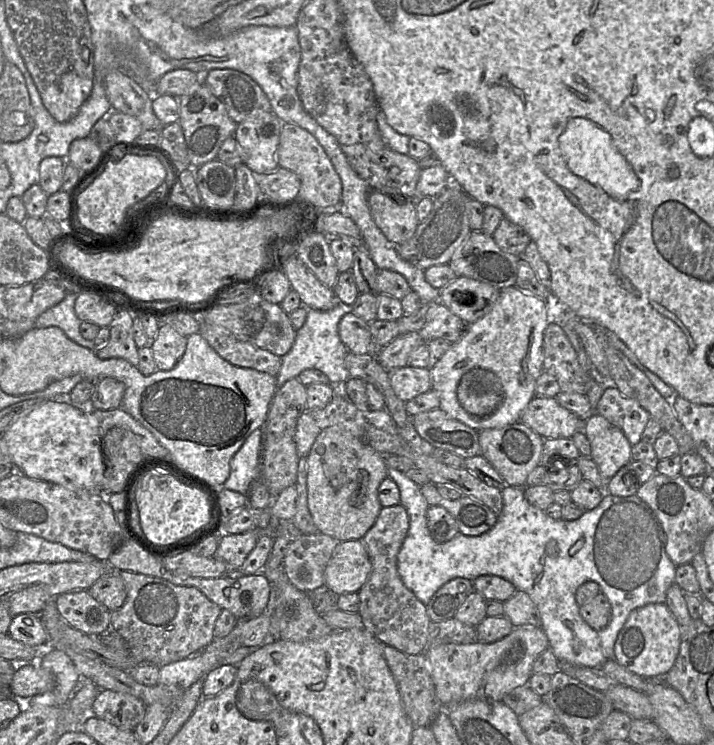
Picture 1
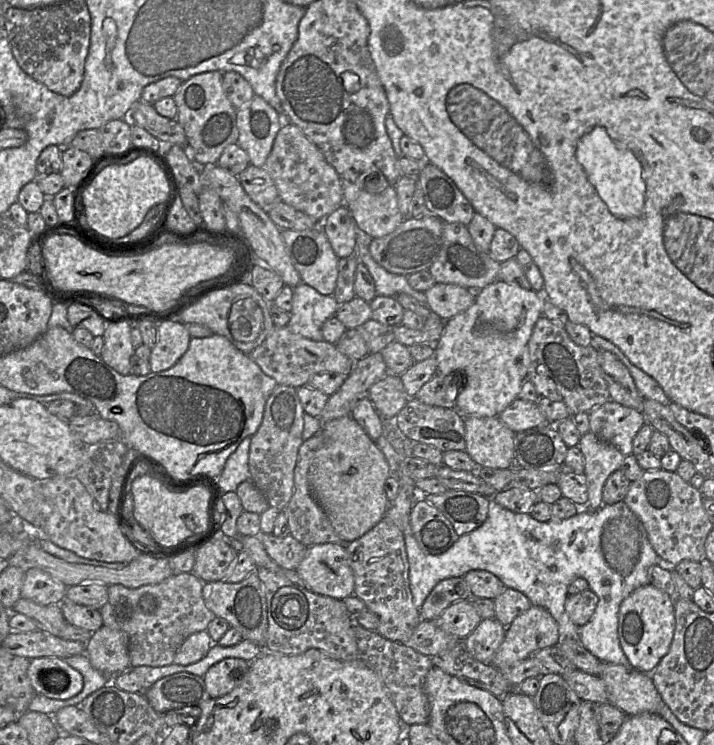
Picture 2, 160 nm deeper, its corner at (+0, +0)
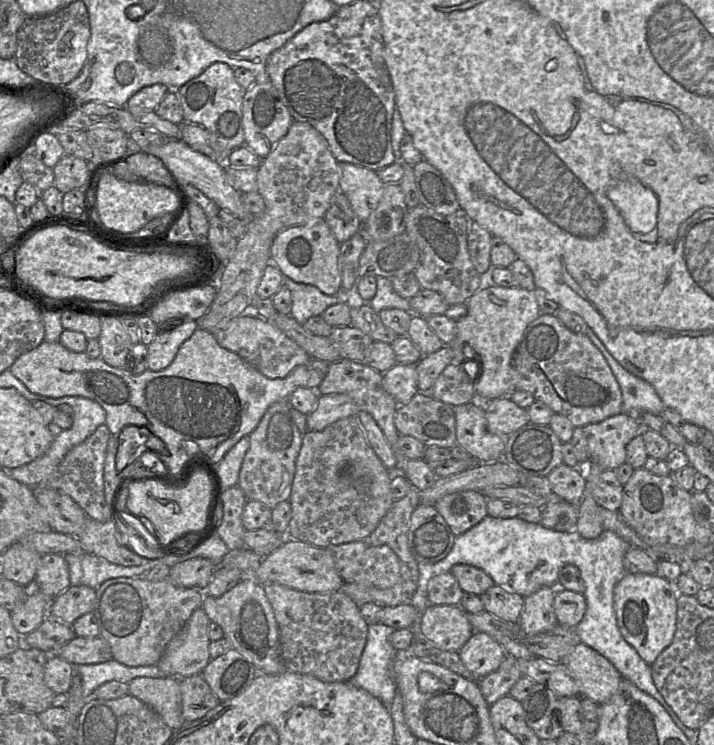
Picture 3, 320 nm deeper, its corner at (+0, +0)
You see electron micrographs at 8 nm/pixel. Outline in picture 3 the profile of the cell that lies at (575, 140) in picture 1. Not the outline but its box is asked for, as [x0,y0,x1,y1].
[608,183,657,234]

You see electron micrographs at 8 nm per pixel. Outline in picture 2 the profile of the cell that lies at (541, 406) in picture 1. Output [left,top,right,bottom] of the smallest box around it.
[498,398,550,433]

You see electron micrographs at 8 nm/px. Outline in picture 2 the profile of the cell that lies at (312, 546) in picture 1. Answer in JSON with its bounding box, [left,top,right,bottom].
[259,533,308,570]

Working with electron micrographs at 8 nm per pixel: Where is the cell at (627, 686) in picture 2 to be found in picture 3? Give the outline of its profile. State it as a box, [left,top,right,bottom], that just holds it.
[563,641,623,705]

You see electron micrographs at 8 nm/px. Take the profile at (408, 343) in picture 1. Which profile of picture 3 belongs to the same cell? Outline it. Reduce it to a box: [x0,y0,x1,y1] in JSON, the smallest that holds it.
[307,394,359,431]

